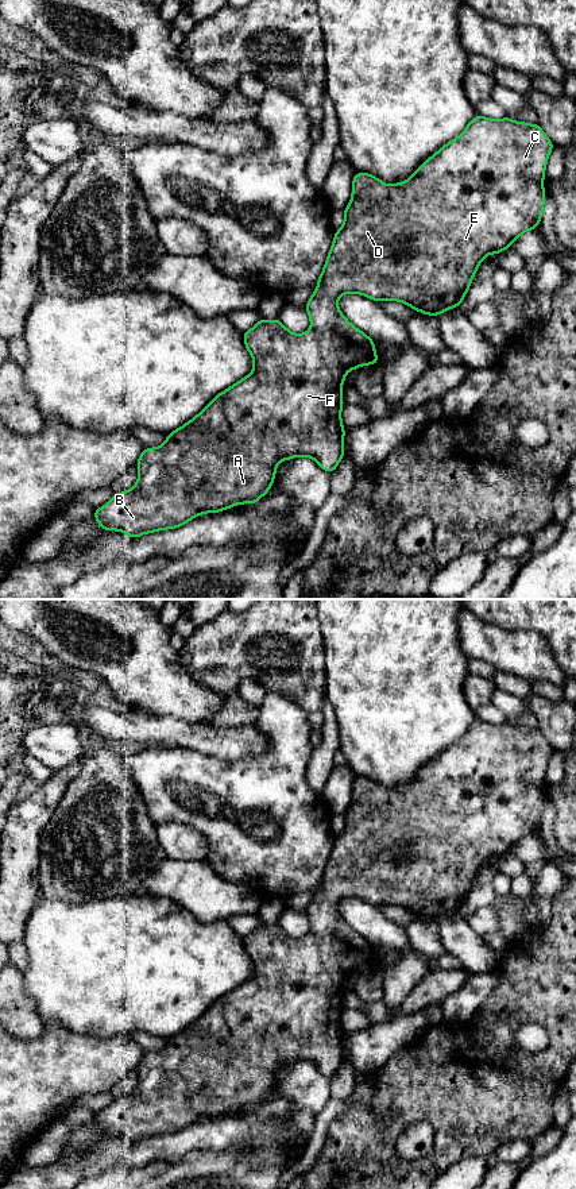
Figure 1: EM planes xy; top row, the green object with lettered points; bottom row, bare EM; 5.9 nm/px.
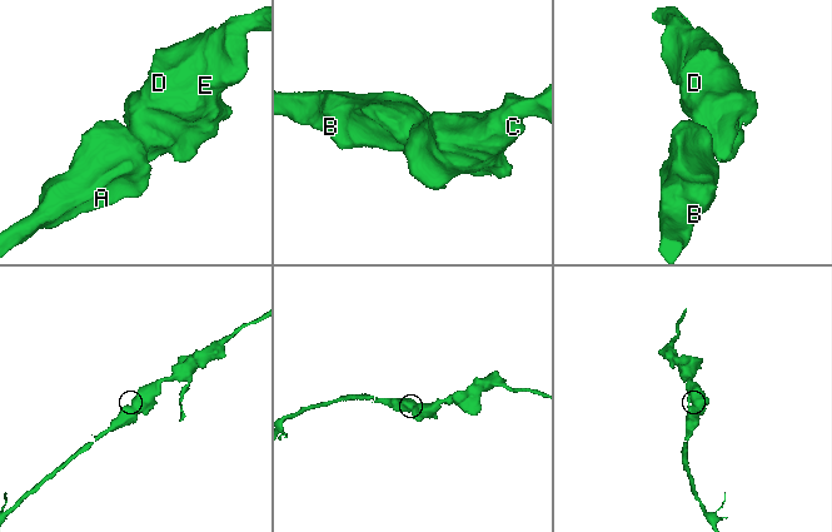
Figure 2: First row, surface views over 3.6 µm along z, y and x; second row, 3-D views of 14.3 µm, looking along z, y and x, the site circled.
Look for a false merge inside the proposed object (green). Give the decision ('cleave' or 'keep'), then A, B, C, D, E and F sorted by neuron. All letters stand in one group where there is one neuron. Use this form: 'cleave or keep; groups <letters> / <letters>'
keep; groups A B C D E F

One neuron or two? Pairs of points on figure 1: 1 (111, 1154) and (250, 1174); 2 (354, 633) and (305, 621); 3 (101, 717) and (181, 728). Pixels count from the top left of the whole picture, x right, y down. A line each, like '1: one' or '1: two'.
1: two
2: two
3: one

